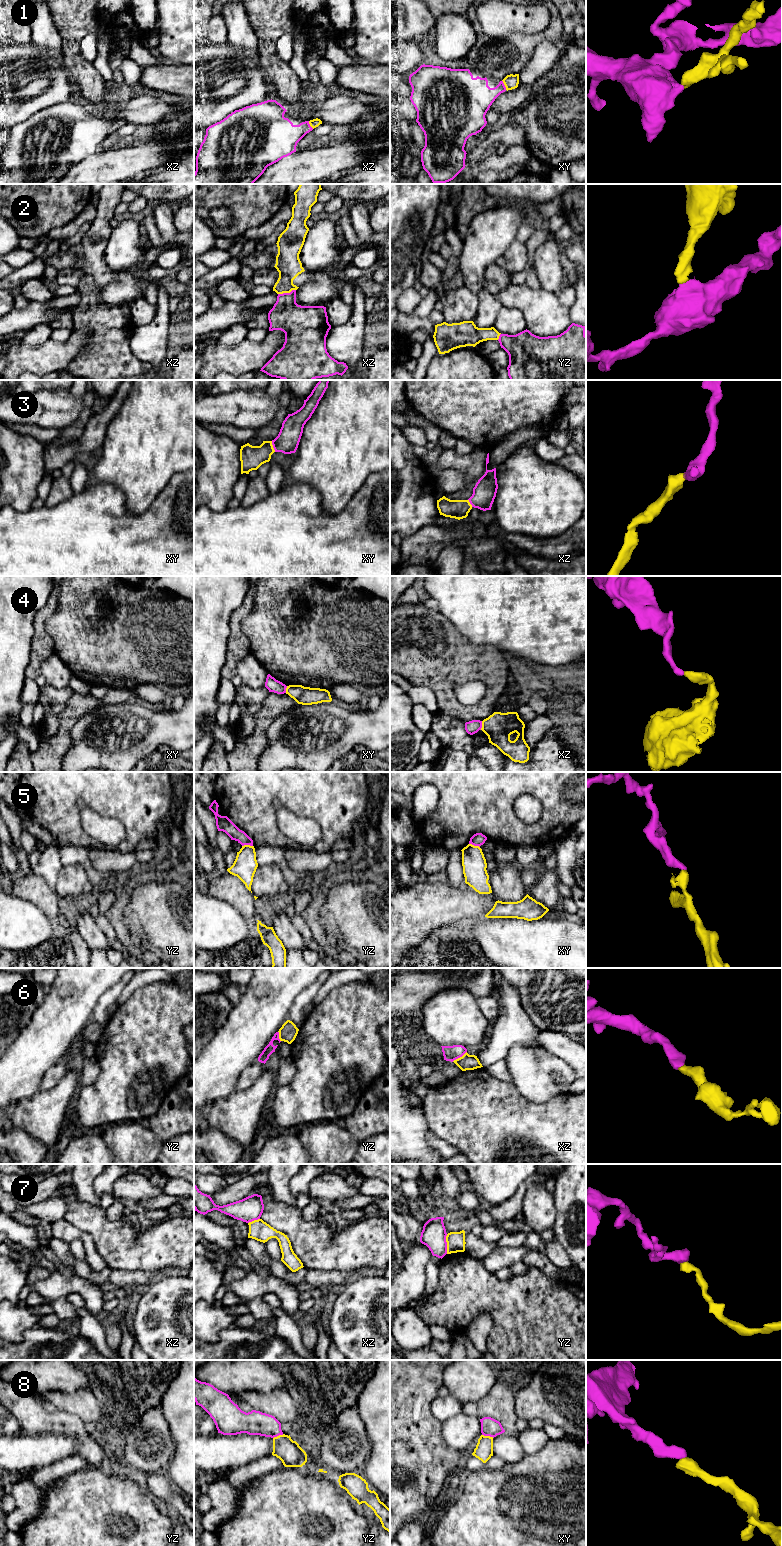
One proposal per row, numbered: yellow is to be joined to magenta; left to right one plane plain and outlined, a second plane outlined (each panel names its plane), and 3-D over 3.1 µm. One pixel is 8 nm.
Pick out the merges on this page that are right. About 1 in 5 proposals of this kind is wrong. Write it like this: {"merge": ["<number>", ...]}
{"merge": ["1", "2", "3", "6", "8"]}

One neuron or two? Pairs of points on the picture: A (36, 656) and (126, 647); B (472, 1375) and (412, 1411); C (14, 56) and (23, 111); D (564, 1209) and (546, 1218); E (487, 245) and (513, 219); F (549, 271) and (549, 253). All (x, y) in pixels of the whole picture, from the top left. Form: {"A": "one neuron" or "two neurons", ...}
{"A": "two neurons", "B": "two neurons", "C": "one neuron", "D": "two neurons", "E": "one neuron", "F": "one neuron"}

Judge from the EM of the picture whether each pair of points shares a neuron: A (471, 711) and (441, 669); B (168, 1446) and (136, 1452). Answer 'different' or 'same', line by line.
A: same
B: same

